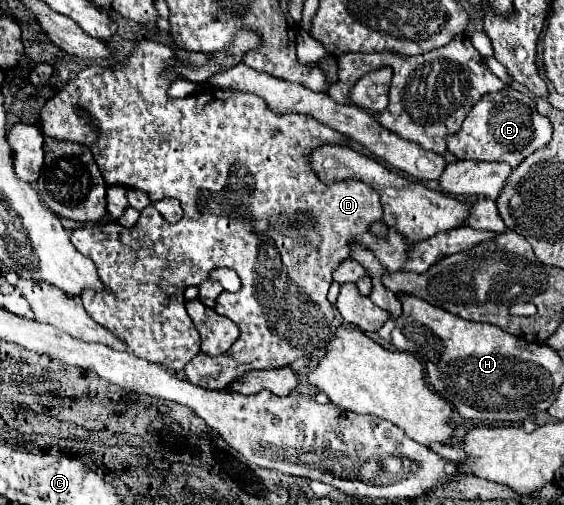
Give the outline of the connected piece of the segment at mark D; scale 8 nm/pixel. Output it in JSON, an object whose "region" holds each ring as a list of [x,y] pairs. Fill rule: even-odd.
{"region":[[[238,30],[226,54],[212,52],[204,66],[192,66],[176,56],[174,46],[143,38],[134,44],[134,52],[124,64],[108,68],[88,66],[80,70],[76,78],[50,98],[40,112],[44,134],[86,144],[96,162],[106,170],[104,178],[108,184],[114,182],[140,188],[152,202],[156,202],[156,198],[176,198],[182,204],[184,216],[176,224],[166,222],[154,206],[148,206],[142,210],[134,228],[122,228],[118,222],[90,224],[72,232],[72,244],[84,256],[94,260],[98,276],[106,286],[102,294],[94,294],[90,290],[82,294],[80,300],[90,318],[98,320],[114,336],[122,338],[128,344],[128,350],[138,358],[162,364],[174,372],[180,372],[186,366],[186,380],[206,390],[222,390],[234,378],[240,378],[250,370],[288,366],[296,360],[294,354],[304,356],[308,350],[324,350],[334,320],[334,308],[326,300],[326,294],[334,282],[332,272],[342,262],[342,256],[352,256],[352,244],[362,244],[372,250],[376,260],[390,272],[426,272],[442,258],[496,236],[486,234],[486,230],[464,226],[434,234],[416,244],[406,242],[406,238],[394,228],[388,228],[386,236],[378,238],[370,232],[370,224],[384,222],[378,194],[360,180],[326,184],[310,166],[310,154],[318,146],[350,146],[348,136],[328,128],[308,114],[276,114],[260,96],[250,92],[206,90],[186,98],[168,96],[168,88],[172,84],[170,72],[174,74],[174,80],[184,78],[192,82],[206,82],[218,72],[240,64],[242,54],[258,46],[260,38],[252,30]],[[78,110],[84,110],[86,116],[90,116],[90,122],[88,118],[82,118]],[[220,266],[236,270],[242,280],[242,288],[238,292],[222,292],[216,299],[214,310],[236,322],[242,334],[226,354],[212,358],[198,354],[200,334],[186,314],[182,294],[188,286],[206,280],[212,268]]]}

